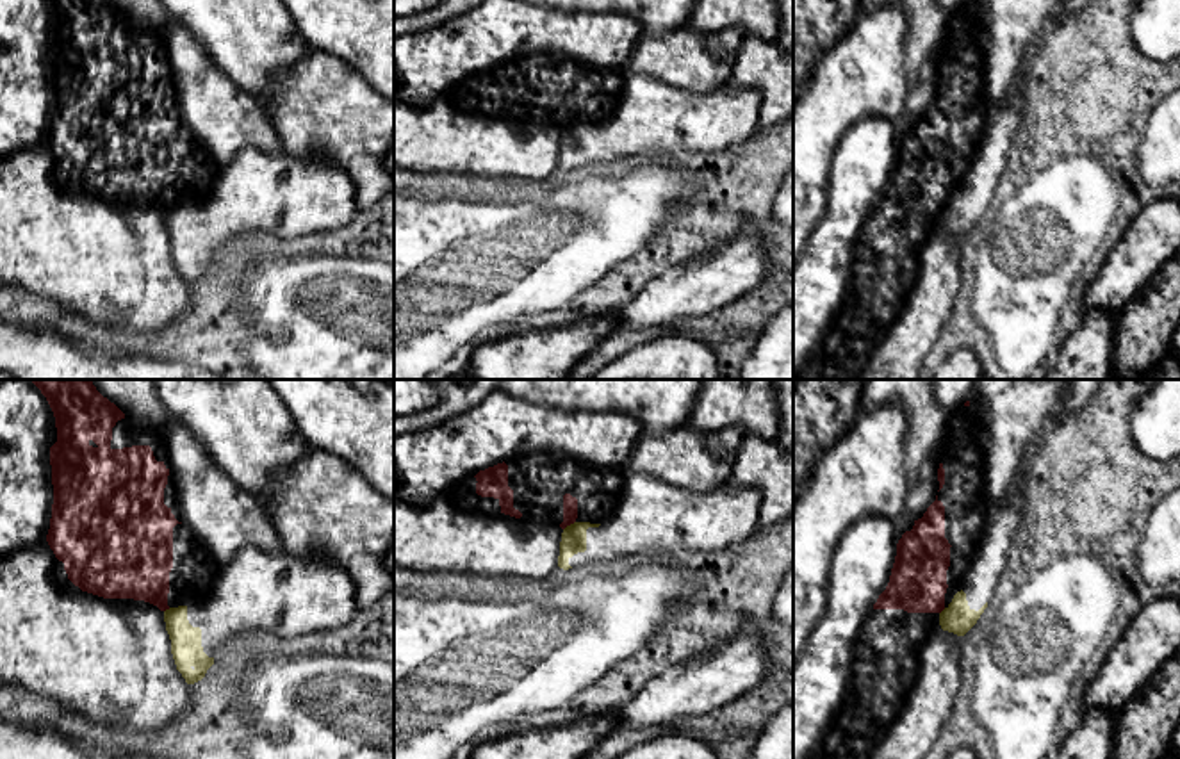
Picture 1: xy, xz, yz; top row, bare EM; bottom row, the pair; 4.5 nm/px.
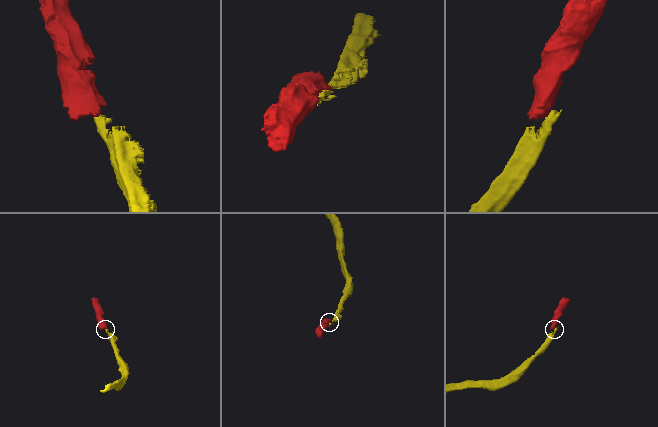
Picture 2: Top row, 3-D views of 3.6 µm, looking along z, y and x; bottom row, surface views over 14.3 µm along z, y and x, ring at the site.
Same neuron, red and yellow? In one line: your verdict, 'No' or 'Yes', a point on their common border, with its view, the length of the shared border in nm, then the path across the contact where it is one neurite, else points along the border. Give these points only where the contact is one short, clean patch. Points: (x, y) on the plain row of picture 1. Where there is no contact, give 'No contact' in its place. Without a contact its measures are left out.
No. Touches red at xz (569, 125). Shared border 70 nm. Boundary: xz (574, 122), (564, 130)

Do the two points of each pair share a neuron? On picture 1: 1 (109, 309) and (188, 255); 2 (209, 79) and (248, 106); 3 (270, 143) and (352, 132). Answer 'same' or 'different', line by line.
1: different
2: same
3: different

